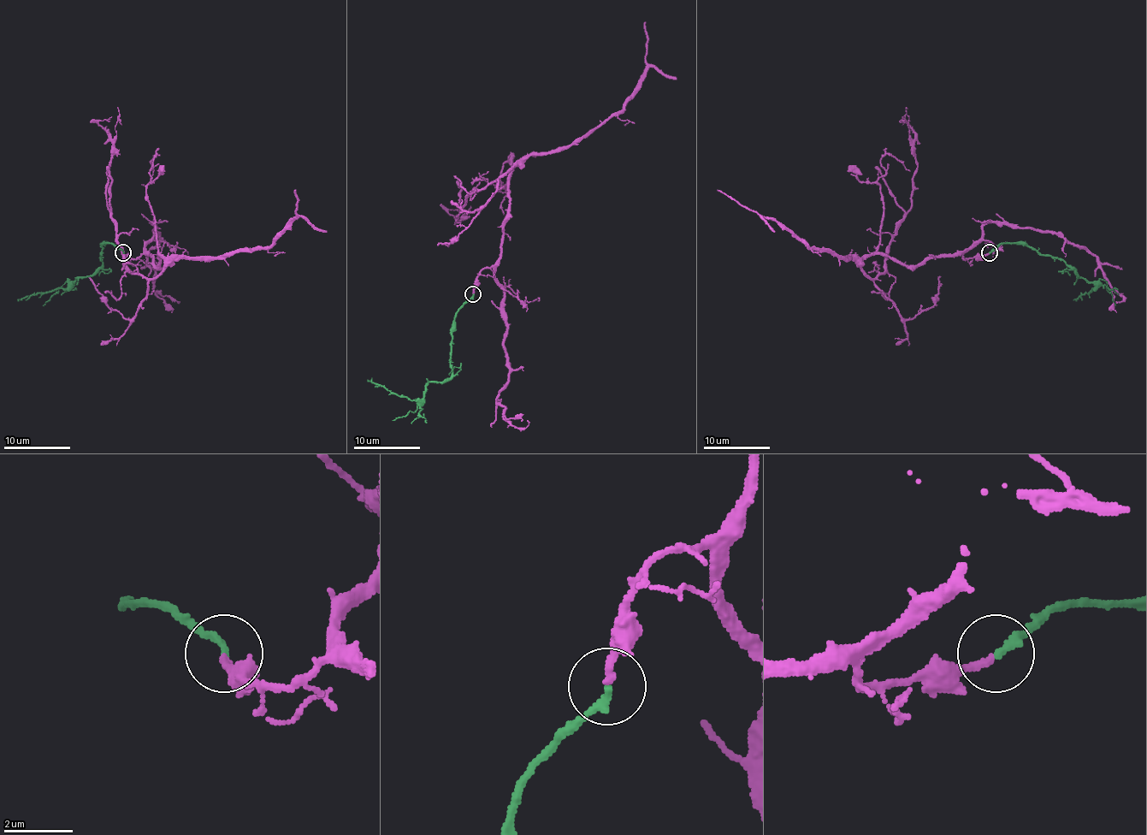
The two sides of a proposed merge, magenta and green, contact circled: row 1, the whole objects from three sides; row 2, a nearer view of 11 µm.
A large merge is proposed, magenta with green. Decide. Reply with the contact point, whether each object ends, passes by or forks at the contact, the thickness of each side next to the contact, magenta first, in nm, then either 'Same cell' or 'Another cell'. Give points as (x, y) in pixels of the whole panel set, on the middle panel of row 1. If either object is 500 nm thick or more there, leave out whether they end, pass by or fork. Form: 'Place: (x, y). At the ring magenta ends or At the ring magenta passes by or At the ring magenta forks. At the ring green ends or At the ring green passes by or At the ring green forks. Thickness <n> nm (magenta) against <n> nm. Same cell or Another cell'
Place: (473, 294). At the ring magenta ends. At the ring green ends. Thickness 200 nm (magenta) against 240 nm. Same cell

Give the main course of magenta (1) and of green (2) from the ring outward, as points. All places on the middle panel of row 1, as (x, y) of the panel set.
1: (473, 293), (476, 275), (499, 255), (513, 164), (466, 198), (457, 216), (460, 222), (471, 207)
2: (473, 293), (458, 310), (448, 378), (430, 381), (423, 396), (415, 399), (367, 380)

